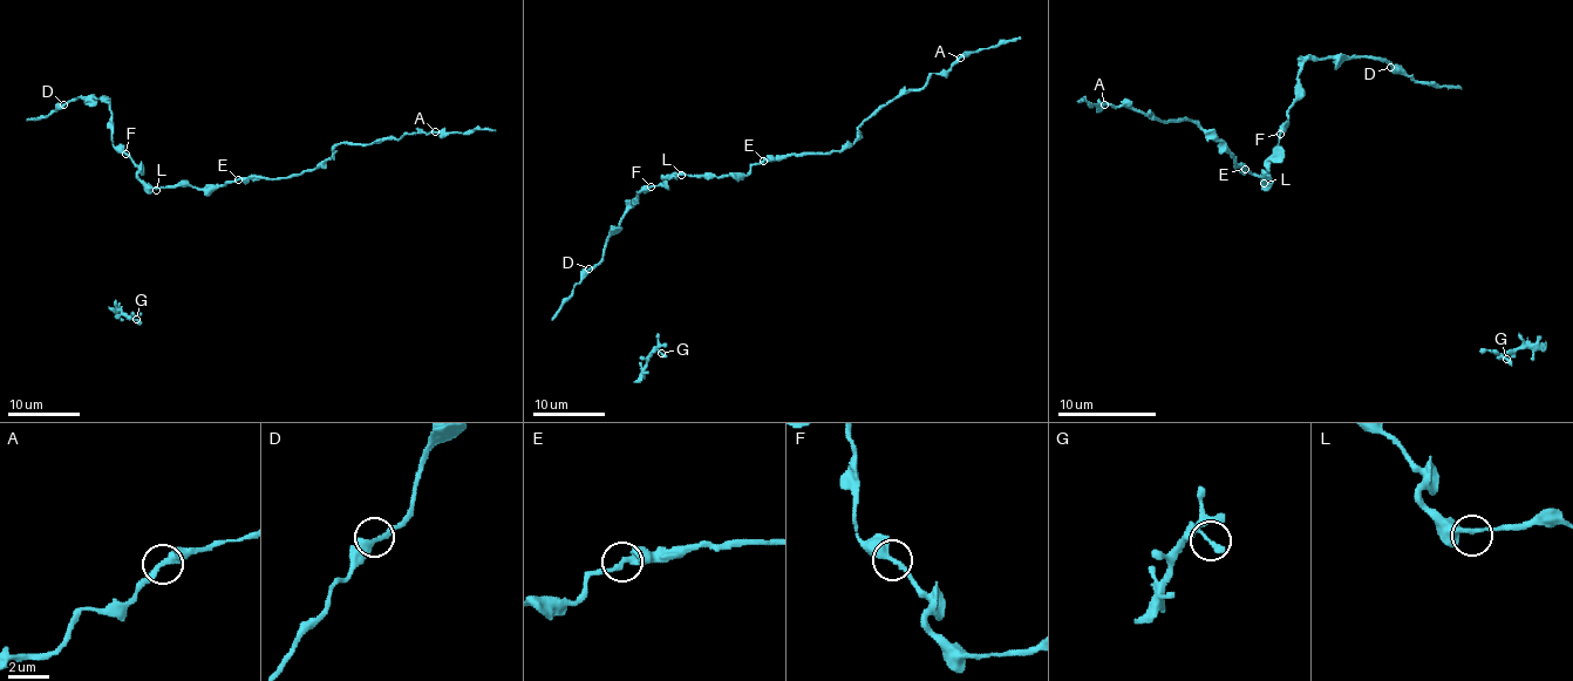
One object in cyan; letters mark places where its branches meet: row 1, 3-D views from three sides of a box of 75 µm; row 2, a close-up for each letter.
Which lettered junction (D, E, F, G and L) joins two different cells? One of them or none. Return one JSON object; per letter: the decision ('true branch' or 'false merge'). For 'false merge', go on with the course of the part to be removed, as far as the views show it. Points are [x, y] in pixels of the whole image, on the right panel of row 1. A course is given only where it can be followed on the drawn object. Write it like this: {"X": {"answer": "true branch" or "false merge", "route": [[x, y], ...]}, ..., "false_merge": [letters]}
{"D": {"answer": "true branch"}, "E": {"answer": "true branch"}, "F": {"answer": "true branch"}, "G": {"answer": "true branch"}, "L": {"answer": "true branch"}, "false_merge": []}

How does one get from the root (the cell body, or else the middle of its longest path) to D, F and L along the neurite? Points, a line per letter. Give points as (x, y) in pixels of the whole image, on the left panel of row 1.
D: (224, 184), (149, 188), (138, 177), (138, 167), (113, 144), (113, 117), (106, 100), (75, 97), (63, 104)
F: (224, 184), (149, 188), (138, 177), (138, 167), (126, 154)
L: (224, 184), (156, 190)

